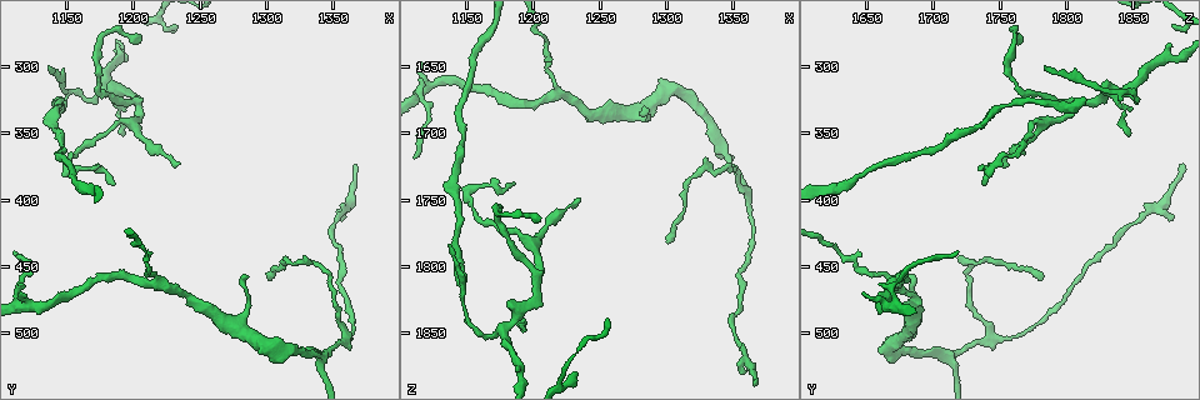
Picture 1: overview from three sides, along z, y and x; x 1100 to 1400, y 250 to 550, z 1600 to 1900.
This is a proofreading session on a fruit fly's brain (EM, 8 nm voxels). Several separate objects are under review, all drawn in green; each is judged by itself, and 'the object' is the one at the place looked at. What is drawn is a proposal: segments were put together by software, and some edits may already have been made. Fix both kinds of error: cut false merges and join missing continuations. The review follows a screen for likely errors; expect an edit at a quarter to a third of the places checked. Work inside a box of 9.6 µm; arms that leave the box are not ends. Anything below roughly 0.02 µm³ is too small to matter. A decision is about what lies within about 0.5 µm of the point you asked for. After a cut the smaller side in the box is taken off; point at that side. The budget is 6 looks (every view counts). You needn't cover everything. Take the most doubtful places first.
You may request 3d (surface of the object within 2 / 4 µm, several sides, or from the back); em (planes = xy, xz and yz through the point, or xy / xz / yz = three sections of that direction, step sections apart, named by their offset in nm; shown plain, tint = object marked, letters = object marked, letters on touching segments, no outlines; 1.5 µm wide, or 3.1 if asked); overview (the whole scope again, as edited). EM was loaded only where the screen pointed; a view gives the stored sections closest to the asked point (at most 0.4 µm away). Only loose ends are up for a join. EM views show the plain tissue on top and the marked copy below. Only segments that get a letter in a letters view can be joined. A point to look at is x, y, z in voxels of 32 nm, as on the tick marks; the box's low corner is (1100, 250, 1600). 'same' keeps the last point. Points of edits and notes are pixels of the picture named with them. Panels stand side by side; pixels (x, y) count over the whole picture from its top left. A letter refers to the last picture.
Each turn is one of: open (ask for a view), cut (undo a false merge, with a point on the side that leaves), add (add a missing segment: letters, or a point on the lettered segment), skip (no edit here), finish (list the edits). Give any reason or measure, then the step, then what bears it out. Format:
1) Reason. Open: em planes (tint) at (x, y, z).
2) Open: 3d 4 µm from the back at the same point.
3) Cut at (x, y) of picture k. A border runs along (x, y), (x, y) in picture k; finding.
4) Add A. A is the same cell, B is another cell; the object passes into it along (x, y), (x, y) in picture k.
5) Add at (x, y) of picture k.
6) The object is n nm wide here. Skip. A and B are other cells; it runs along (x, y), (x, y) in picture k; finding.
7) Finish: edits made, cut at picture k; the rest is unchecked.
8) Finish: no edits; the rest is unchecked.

Free end. Open: 3d 4 µm at (1286, 458, 1682).

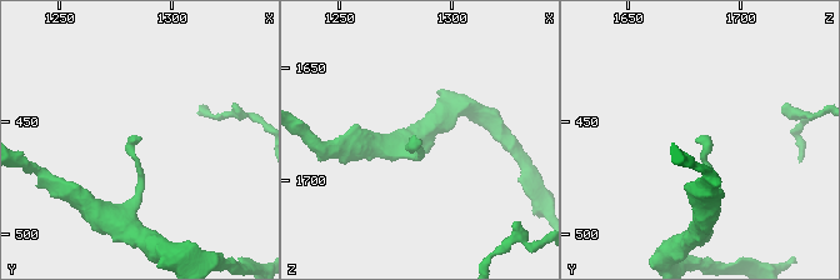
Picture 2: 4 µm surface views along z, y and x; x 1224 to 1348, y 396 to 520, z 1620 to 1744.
Open: em xy step 4 (tint) at (1288, 457, 1682).

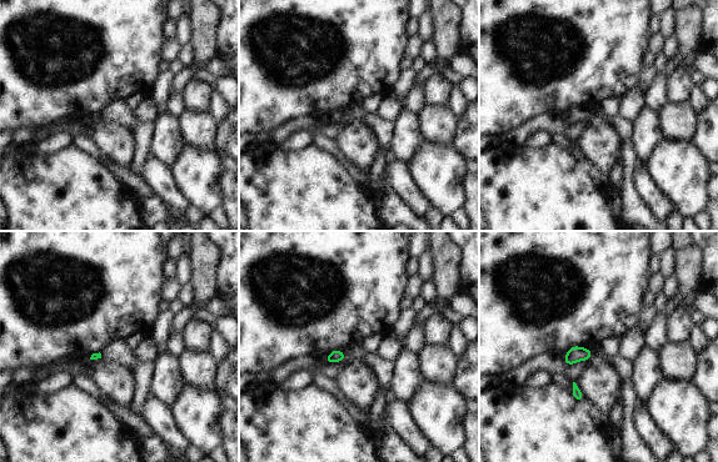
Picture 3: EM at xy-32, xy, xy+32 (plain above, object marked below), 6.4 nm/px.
Cut it another way. Open: em planes (letters) at the same point.

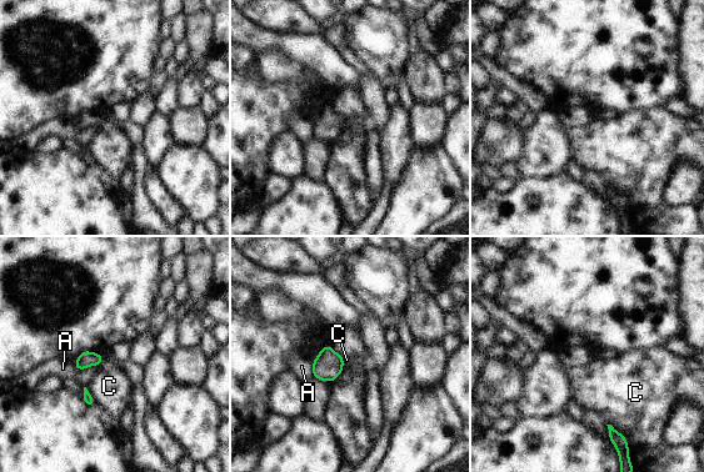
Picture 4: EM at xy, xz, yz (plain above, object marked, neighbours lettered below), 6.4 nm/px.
The object is 110 nm wide here. Skip. A and C are other cells; a border runs along (607, 423), (610, 423), (624, 436) in picture 4; none of them fits.

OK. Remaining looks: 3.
Open: 3d 2 µm at (1172, 310, 1762).

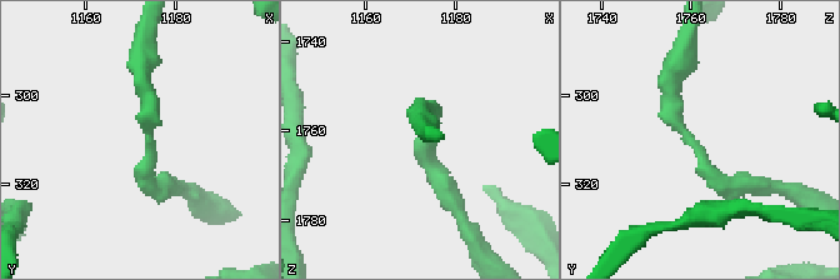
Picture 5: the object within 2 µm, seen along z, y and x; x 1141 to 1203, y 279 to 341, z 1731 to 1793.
Open: em yz step 8 (tint) at (1174, 309, 1760).

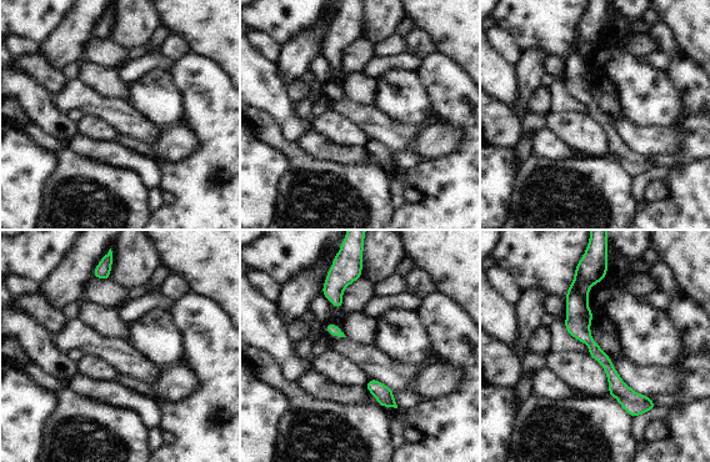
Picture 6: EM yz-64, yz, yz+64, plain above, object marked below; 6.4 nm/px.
Open: em planes (letters) at the same point.

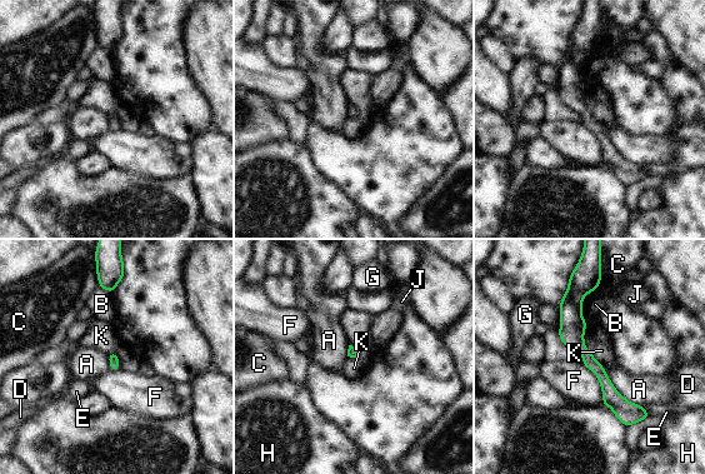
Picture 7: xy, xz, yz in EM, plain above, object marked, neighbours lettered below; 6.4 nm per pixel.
Skip. A, B, C, D, E, F, G, H, J and K are other cells; a border runs along (586, 323), (585, 348), (599, 360) in picture 7; continuous, no second neuron.

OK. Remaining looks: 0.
Finish: no edits; the rest is unchecked.

